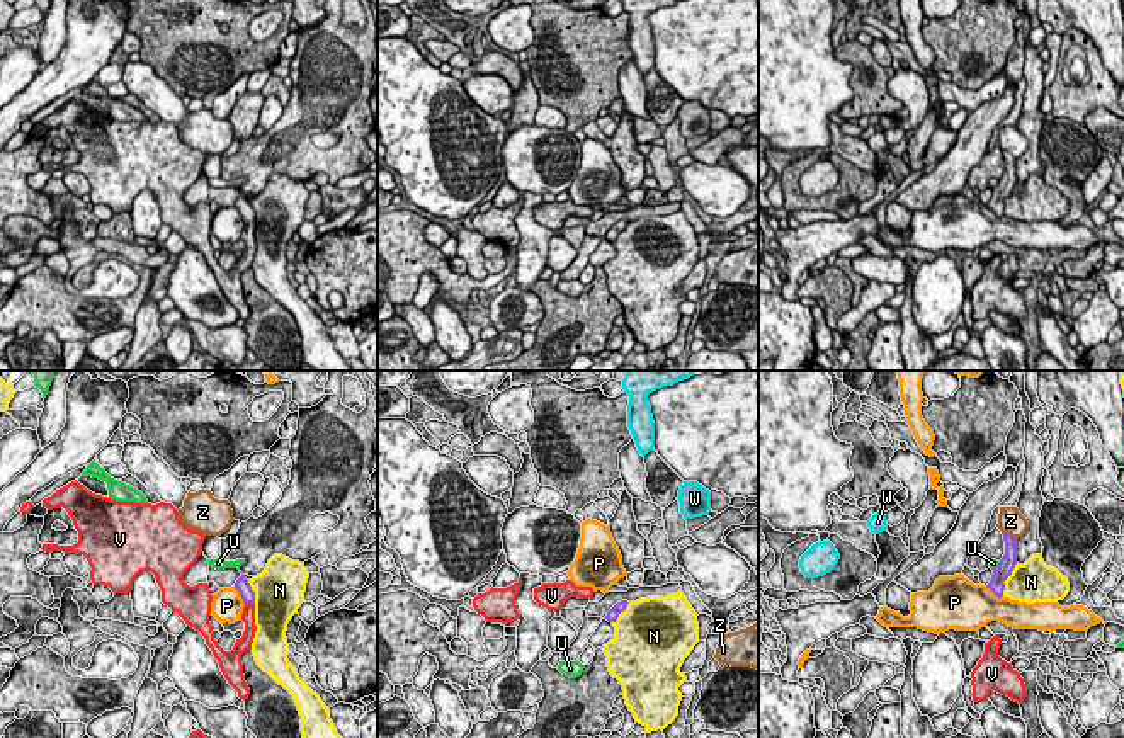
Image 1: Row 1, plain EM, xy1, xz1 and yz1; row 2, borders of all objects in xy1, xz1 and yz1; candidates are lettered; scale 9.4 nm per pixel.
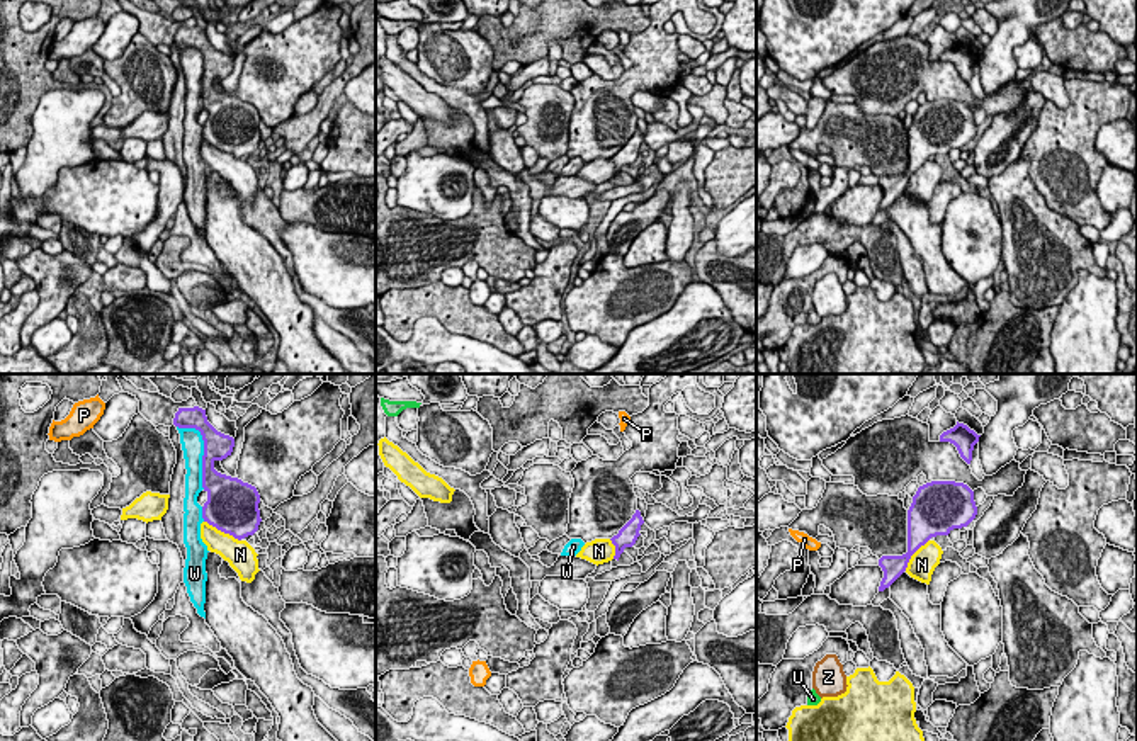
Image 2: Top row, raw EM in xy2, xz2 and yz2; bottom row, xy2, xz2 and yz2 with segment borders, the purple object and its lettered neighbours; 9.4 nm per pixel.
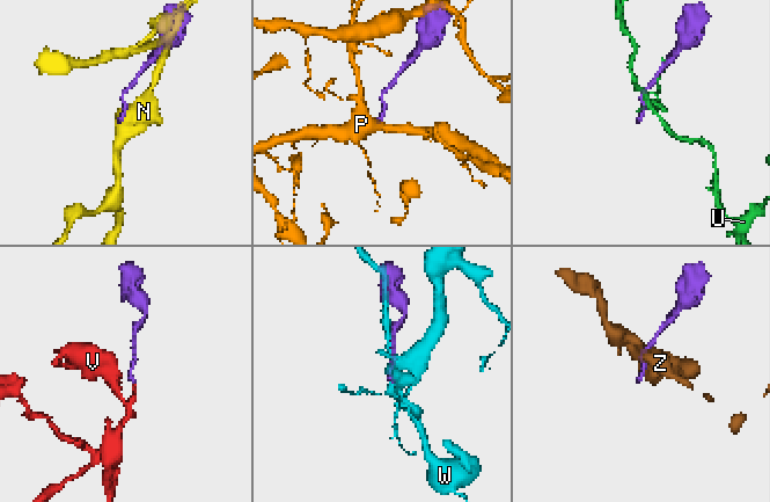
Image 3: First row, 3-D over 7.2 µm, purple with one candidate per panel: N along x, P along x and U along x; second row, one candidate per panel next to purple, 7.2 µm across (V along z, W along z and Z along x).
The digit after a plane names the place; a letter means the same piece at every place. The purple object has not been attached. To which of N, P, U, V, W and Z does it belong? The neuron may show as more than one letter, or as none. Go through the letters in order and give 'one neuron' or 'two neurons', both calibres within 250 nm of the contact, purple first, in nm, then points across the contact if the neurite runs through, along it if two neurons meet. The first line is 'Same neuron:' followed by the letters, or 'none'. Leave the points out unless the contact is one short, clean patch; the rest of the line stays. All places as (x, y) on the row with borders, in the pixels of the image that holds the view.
Same neuron: V
N: two neurons; calibres 500 and 240 nm
P: two neurons; calibres 140 and 300 nm; border xy1 (233, 587), (244, 604)
U: two neurons; calibres 160 and 90 nm
V: one neuron; calibres 140 and 130 nm
W: two neurons; calibres 260 and 220 nm
Z: two neurons; calibres 140 and 240 nm; border yz1 (1002, 531), (1016, 539)

